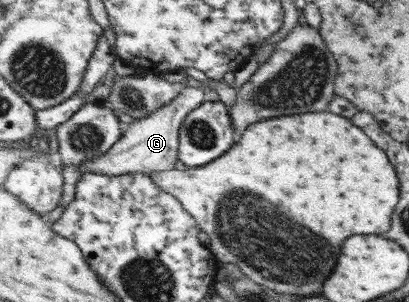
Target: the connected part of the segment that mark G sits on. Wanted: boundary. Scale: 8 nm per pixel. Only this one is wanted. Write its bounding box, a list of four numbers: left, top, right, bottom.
[80,87,205,175]

